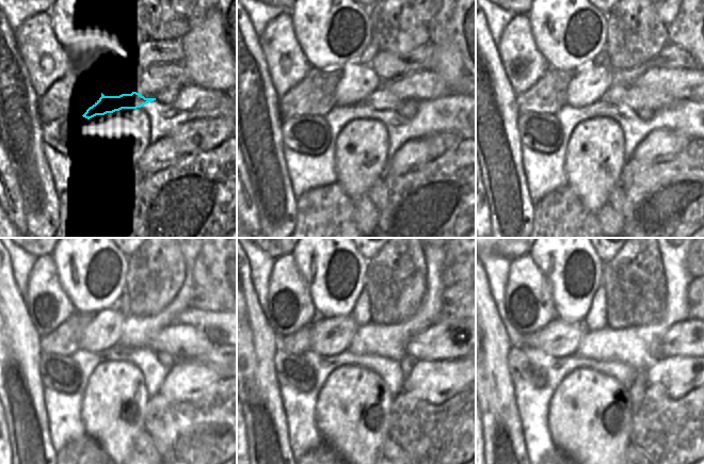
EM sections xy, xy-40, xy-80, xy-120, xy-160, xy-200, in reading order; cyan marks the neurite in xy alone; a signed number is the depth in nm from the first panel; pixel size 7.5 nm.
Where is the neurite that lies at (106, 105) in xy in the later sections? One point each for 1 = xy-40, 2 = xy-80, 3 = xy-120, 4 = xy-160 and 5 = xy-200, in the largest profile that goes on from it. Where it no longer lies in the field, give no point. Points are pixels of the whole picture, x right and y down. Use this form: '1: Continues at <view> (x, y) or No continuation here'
1: Continues at xy-40 (381, 98)
2: Continues at xy-80 (634, 98)
3: Continues at xy-120 (185, 342)
4: Continues at xy-160 (434, 342)
5: Continues at xy-200 (691, 337)

